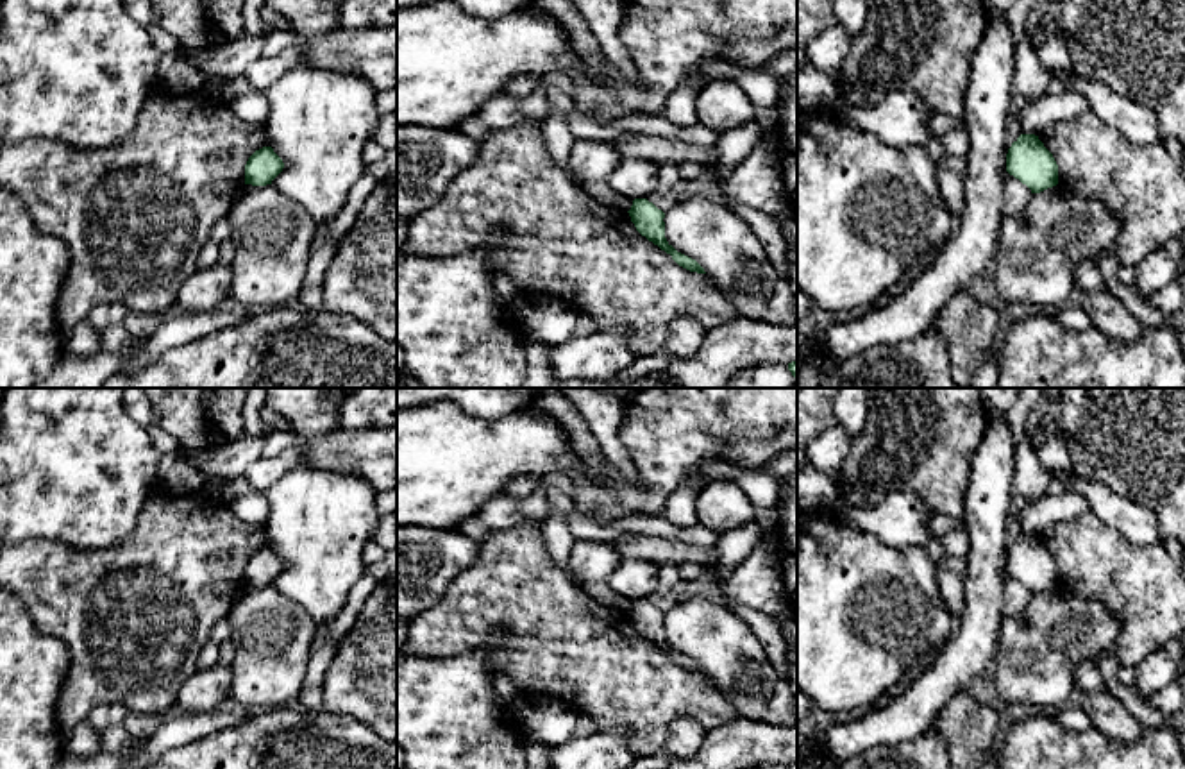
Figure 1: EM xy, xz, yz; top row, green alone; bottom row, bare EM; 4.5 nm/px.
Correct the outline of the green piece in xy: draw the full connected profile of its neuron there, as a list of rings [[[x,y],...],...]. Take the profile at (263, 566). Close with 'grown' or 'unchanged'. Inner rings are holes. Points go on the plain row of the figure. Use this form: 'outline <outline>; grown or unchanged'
outline [[[272,547],[256,551],[245,565],[245,585],[266,587],[282,572],[284,563]]]; unchanged

